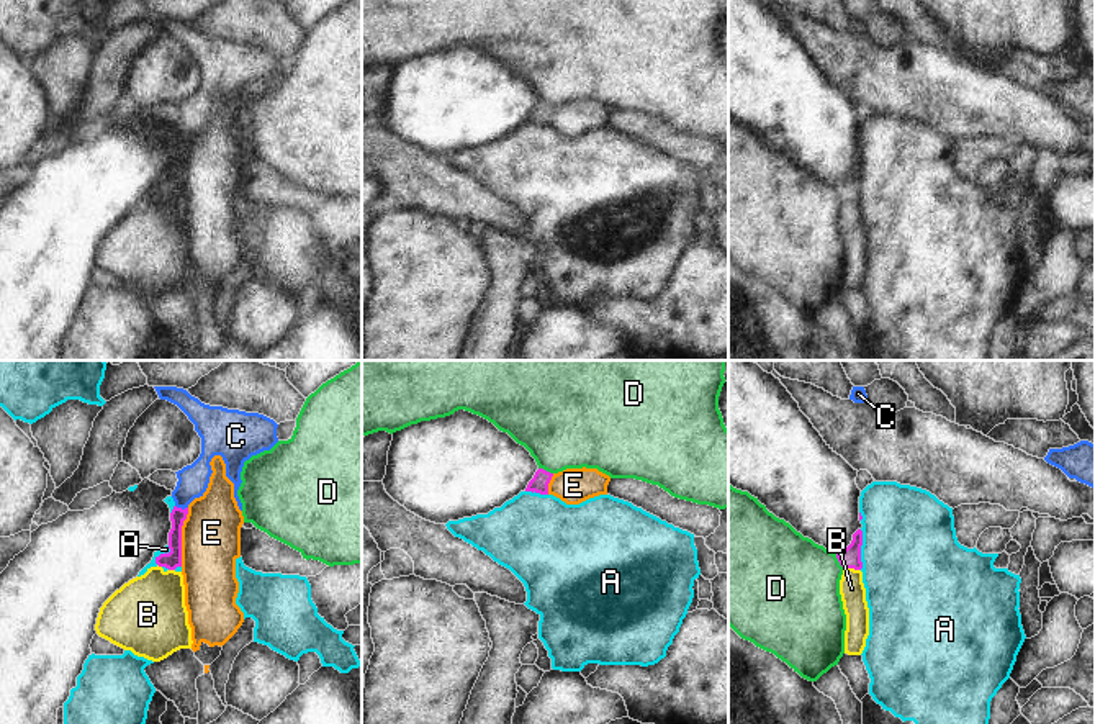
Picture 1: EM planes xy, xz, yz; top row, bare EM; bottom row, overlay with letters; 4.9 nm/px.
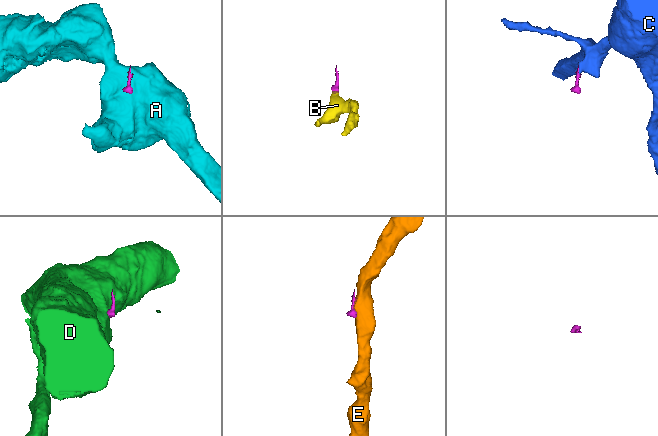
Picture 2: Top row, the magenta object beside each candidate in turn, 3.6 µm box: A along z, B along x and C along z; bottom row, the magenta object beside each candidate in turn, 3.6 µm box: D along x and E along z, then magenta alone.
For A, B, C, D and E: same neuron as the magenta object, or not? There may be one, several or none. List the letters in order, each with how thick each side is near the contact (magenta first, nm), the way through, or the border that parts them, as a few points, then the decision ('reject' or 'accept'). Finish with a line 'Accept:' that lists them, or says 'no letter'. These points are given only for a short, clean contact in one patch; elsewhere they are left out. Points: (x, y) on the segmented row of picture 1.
A: 110/480 nm | reject
B: 110/130 nm | across yz (850, 557), (851, 567), (851, 588) | accept
C: 80/150 nm | across xy (177, 516), (180, 508), (182, 495), (193, 479) | accept
D: 110/440 nm | along yz (835, 554), (843, 569) | reject
E: 90/280 nm | along xy (189, 508), (182, 526), (180, 565) | reject
Accept: B, C

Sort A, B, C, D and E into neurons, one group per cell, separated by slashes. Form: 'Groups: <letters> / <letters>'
Groups: A / B C / D / E.

